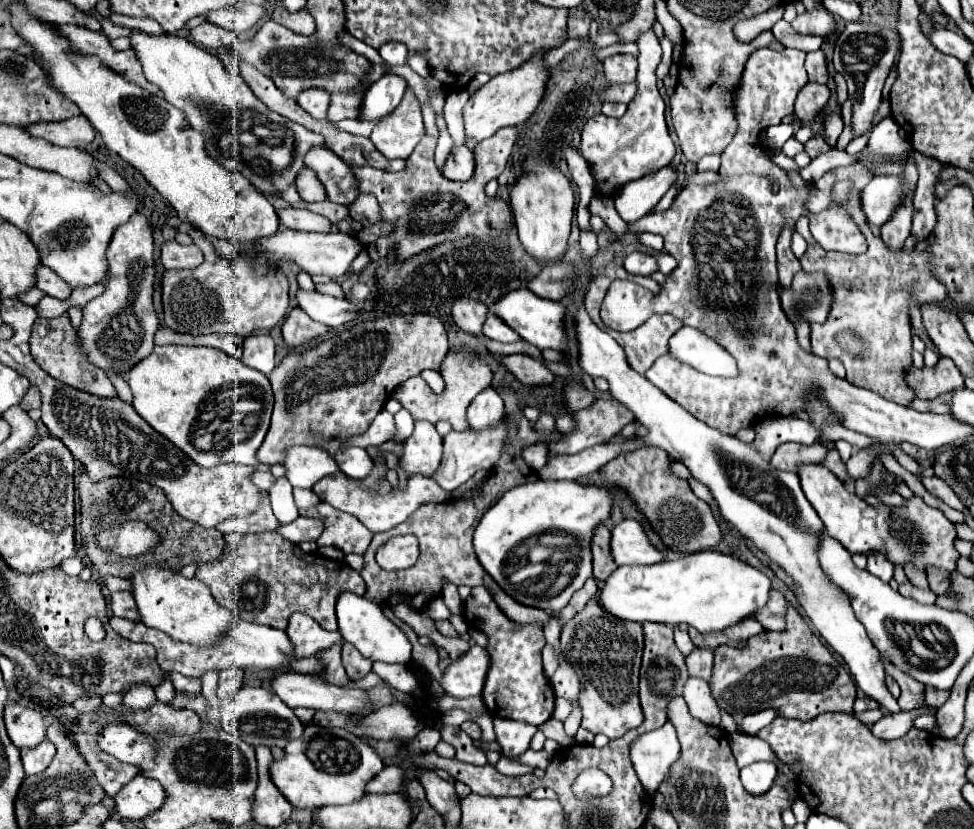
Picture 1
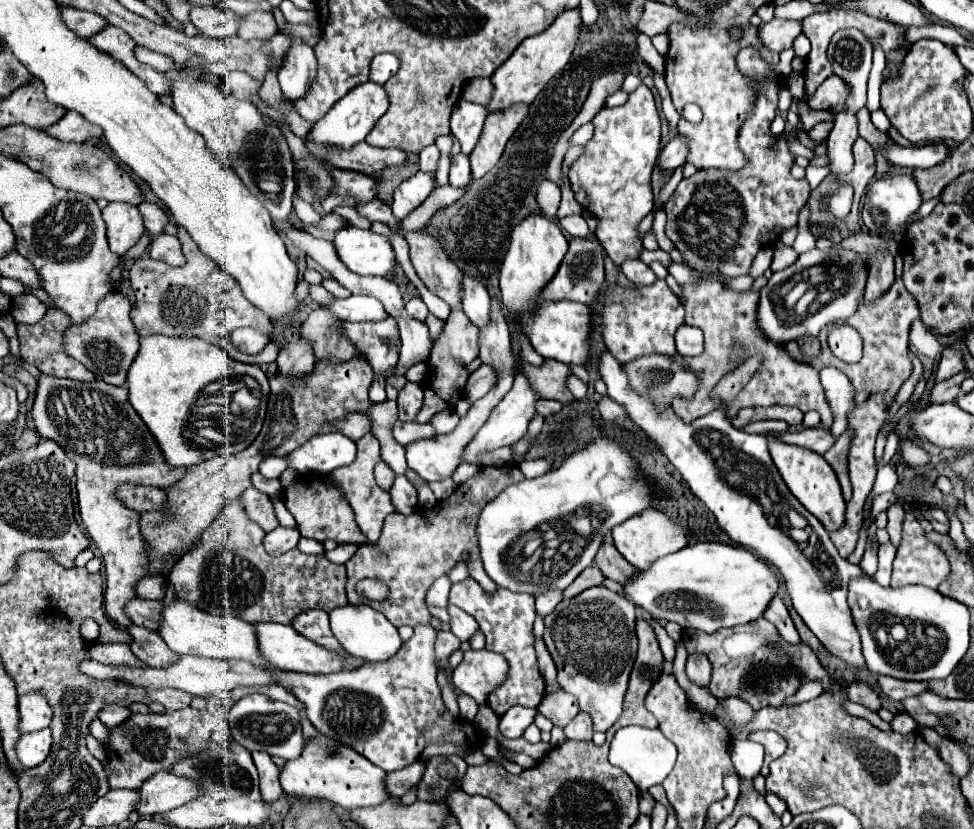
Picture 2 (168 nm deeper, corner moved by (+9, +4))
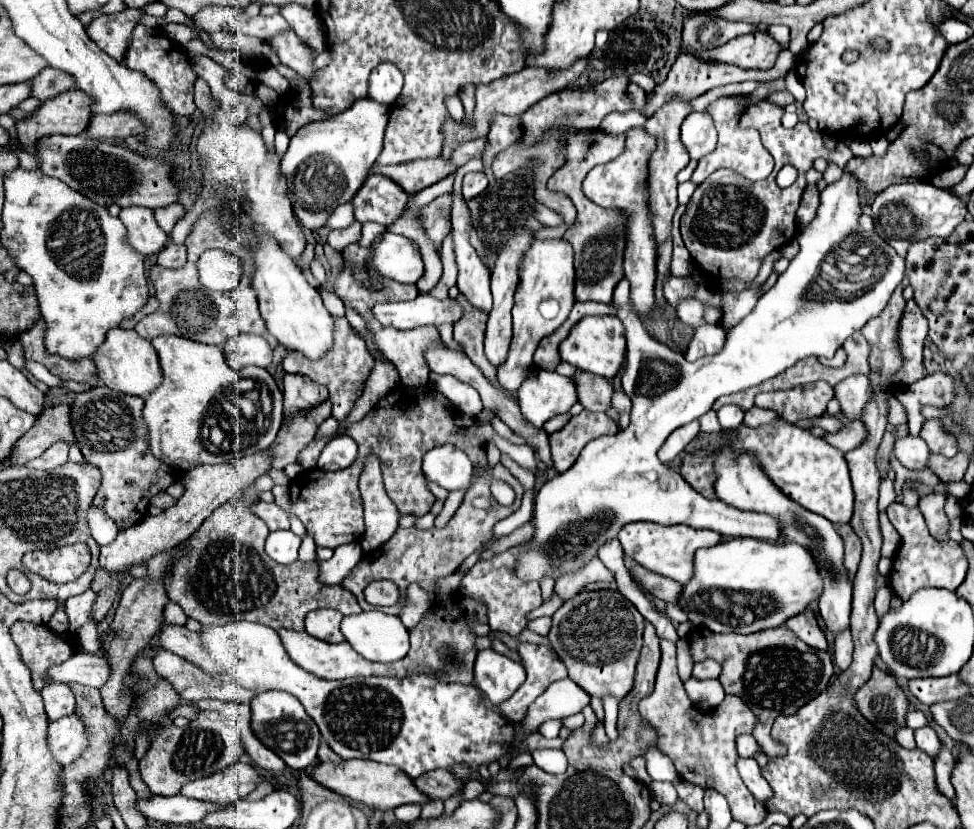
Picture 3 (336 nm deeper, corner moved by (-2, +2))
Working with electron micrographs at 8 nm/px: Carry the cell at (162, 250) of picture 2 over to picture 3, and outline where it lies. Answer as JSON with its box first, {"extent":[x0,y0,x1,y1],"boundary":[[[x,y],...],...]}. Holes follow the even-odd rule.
{"extent":[157,242,187,268],"boundary":[[[169,242],[159,254],[157,254],[157,264],[163,268],[181,268],[187,260],[187,252],[183,244]]]}

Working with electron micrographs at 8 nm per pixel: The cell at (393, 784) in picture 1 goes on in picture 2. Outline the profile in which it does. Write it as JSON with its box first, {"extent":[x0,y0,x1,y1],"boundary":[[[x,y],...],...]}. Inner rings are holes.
{"extent":[384,760,424,798],"boundary":[[[418,760],[402,770],[394,770],[394,772],[388,772],[386,778],[384,778],[384,786],[388,790],[388,794],[392,798],[400,798],[402,794],[406,794],[414,784],[420,782],[424,774],[424,764]]]}

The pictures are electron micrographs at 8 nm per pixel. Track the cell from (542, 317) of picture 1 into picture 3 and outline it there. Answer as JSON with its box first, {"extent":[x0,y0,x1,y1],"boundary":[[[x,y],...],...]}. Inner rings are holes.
{"extent":[559,316,625,380],"boundary":[[[589,316],[575,324],[569,338],[561,342],[559,352],[561,360],[573,364],[575,368],[583,372],[593,372],[597,376],[603,376],[611,380],[625,362],[625,328],[621,326],[621,320],[617,316]]]}

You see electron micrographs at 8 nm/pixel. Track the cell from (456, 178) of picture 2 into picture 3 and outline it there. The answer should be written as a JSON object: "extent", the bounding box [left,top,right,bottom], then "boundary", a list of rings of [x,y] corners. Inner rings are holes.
{"extent":[463,172,487,200],"boundary":[[[467,172],[463,178],[463,198],[471,200],[487,188],[487,178],[483,172]]]}

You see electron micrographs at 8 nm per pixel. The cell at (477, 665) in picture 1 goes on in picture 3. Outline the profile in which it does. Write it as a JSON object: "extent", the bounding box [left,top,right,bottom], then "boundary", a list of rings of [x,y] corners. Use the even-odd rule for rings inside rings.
{"extent":[475,650,525,706],"boundary":[[[481,650],[475,660],[475,686],[499,706],[509,700],[513,692],[525,682],[525,668],[511,658],[495,652]]]}

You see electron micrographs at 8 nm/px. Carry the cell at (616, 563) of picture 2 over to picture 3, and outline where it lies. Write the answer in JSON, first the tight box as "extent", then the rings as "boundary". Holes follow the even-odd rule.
{"extent":[633,566,681,604],"boundary":[[[635,566],[633,576],[637,580],[641,580],[645,590],[649,590],[655,598],[661,598],[661,600],[665,600],[669,604],[677,604],[677,598],[681,598],[681,586],[679,586],[679,582],[675,582],[671,578],[649,572],[643,566]]]}

